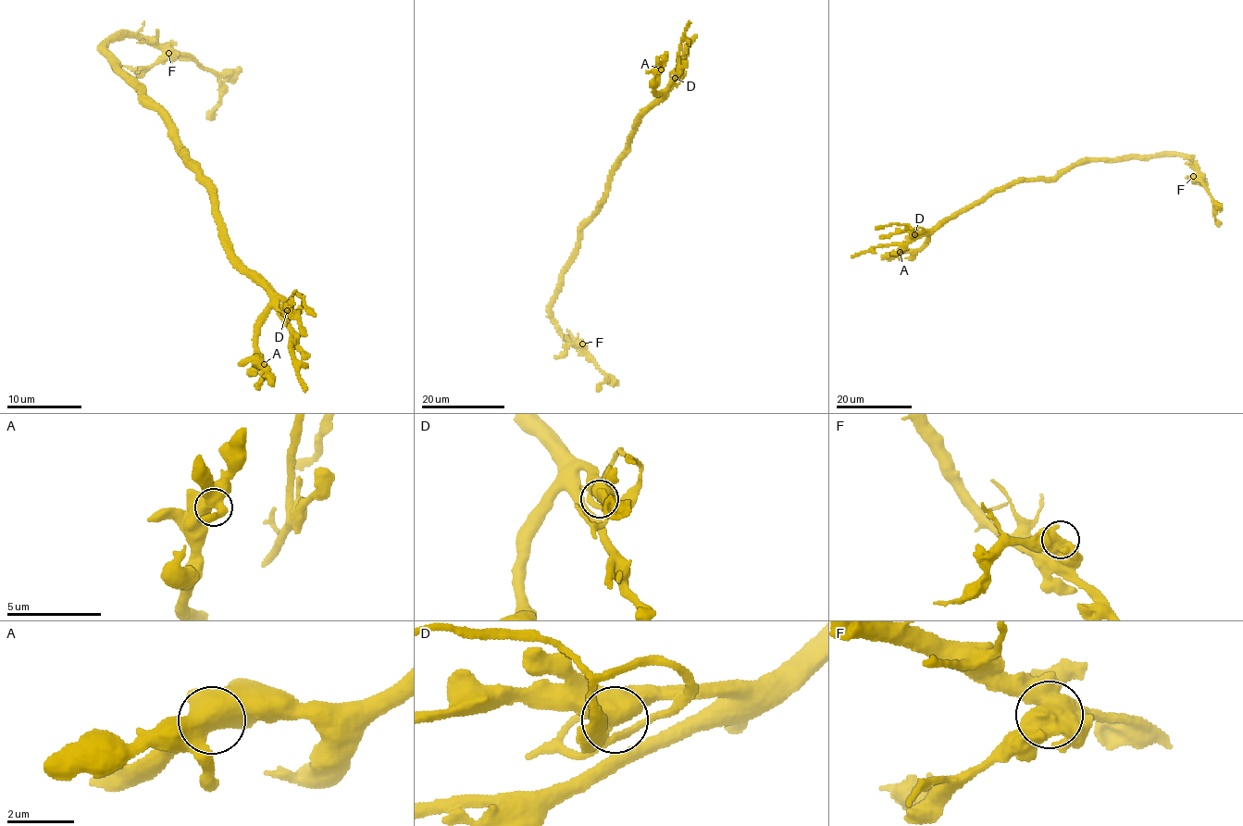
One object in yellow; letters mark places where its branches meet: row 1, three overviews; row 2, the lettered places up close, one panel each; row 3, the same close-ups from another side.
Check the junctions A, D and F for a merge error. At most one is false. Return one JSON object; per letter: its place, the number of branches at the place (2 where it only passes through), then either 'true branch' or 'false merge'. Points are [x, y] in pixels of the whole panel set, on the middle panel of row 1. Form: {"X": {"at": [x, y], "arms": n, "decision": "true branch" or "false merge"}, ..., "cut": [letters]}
{"A": {"at": [661, 69], "arms": 3, "decision": "true branch"}, "D": {"at": [675, 78], "arms": 6, "decision": "true branch"}, "F": {"at": [582, 344], "arms": 3, "decision": "true branch"}, "cut": []}

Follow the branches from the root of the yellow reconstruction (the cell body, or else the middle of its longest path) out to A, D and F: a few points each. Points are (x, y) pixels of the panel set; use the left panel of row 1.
A: (177, 142), (185, 152), (186, 163), (207, 189), (237, 261), (270, 298), (256, 348), (256, 356), (264, 364)
D: (177, 142), (185, 152), (186, 163), (207, 189), (236, 258), (281, 298), (287, 310)
F: (177, 142), (162, 110), (105, 47), (107, 39), (129, 32), (168, 53)

